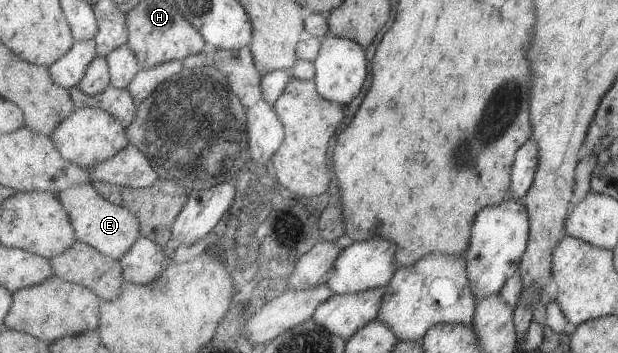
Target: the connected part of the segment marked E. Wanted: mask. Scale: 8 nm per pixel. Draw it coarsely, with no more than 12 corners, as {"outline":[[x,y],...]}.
{"outline":[[93,183],[59,195],[78,240],[122,260],[145,236]]}

